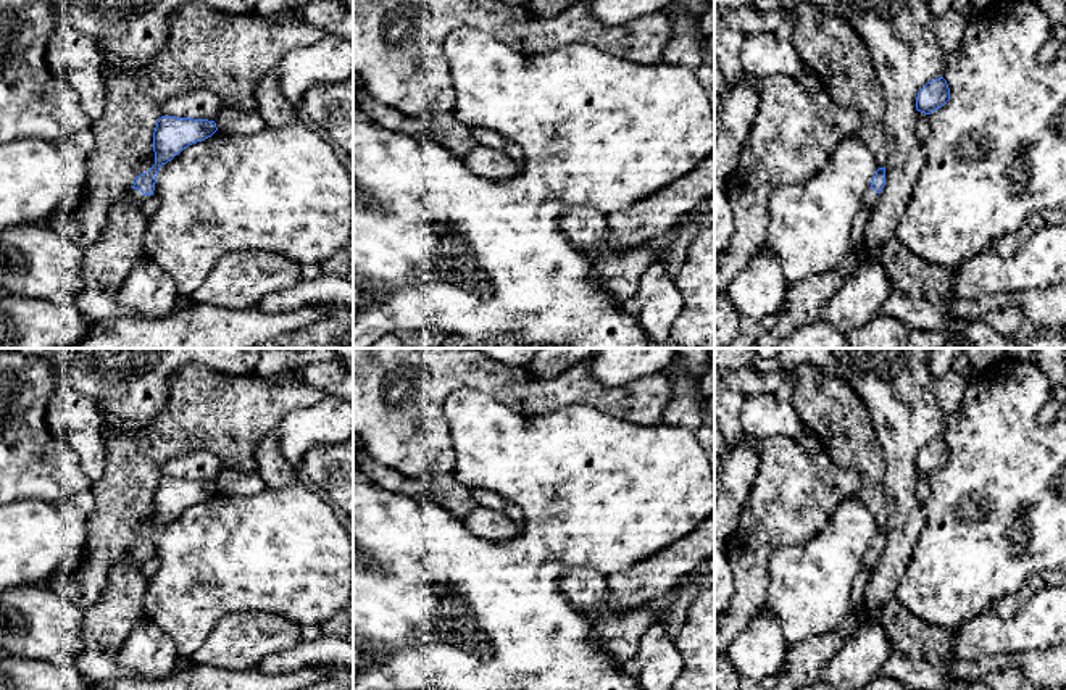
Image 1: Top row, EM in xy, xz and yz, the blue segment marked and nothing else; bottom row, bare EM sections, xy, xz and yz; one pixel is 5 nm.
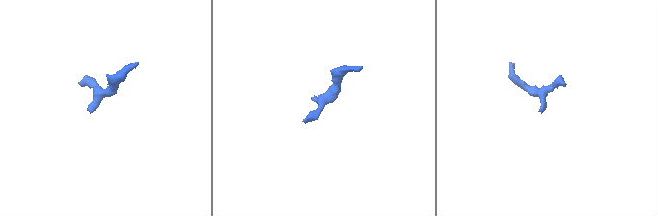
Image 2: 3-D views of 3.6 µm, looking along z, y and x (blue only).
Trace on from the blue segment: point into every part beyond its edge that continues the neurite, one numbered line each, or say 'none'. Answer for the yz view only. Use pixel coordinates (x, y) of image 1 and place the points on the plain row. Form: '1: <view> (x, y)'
1: yz (870, 558)

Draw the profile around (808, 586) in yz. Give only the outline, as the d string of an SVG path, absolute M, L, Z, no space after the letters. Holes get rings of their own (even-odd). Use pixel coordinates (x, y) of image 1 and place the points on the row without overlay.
M853 497L834 509L827 524L811 540L777 547L772 551L768 567L766 611L781 621L790 646L808 637L835 630L852 611L853 580L861 571L863 556L871 548L876 532L876 521L869 509Z

